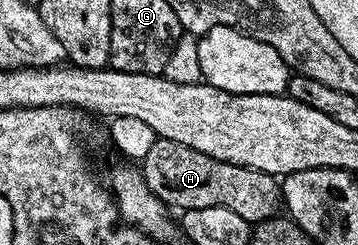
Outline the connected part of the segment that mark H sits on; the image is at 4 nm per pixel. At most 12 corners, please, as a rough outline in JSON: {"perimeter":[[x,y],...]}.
{"perimeter":[[157,137],[148,188],[181,212],[225,207],[249,225],[282,207],[277,176]]}

